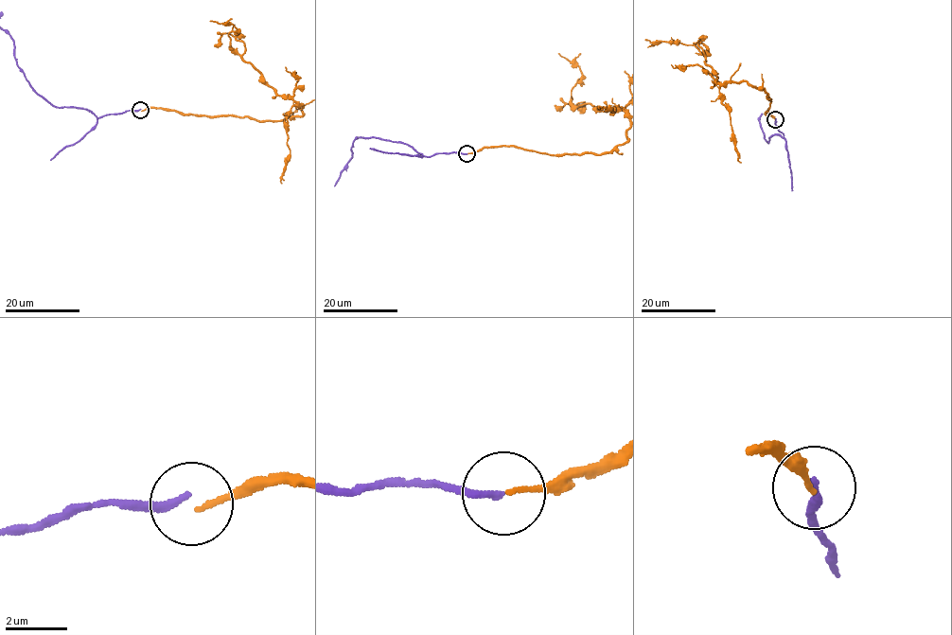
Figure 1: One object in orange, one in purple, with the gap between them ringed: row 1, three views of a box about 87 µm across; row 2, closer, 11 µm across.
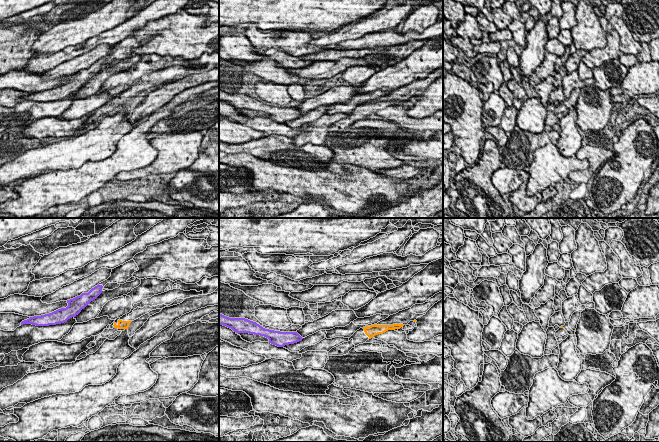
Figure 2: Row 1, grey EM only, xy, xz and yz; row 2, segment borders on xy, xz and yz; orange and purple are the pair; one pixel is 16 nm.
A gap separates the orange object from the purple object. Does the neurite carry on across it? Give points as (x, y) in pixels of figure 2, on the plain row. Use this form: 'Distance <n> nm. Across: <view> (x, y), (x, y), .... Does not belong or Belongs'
Distance 480 nm. Across: xy (114, 98), (95, 74). Does not belong

